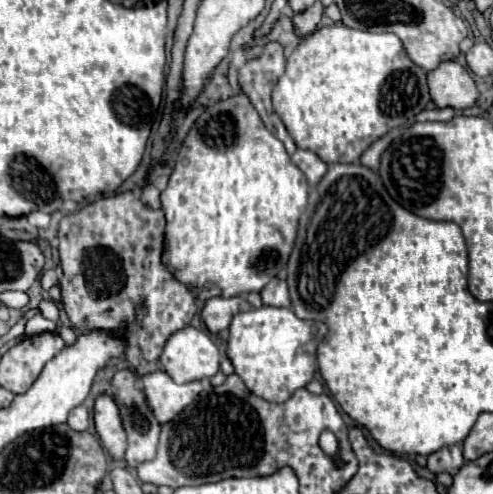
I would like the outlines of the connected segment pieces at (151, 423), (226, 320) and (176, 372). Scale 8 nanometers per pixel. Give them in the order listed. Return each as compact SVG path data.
M121 369L111 377L111 387L113 387L113 397L115 403L119 407L119 417L123 421L123 429L127 433L129 445L127 445L127 453L125 453L125 461L131 469L135 469L139 463L149 461L155 457L155 449L157 449L157 439L161 433L161 423L155 419L153 409L147 403L147 397L143 393L143 389L137 387L137 373L133 369Z
M237 295L237 297L213 297L205 303L203 307L203 321L209 329L209 333L219 333L219 331L225 331L233 319L235 313L241 313L241 311L247 311L251 309L249 301L243 297L243 295Z
M187 325L167 339L159 365L175 383L209 379L219 371L219 349L205 331Z

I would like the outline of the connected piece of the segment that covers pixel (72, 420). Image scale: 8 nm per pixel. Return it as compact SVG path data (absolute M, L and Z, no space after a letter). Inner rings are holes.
M79 405L71 411L69 419L67 419L67 425L75 431L85 431L89 427L89 411L85 405Z

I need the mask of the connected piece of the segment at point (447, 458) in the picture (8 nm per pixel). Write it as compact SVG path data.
M461 445L441 447L439 451L435 451L427 457L427 469L431 473L441 473L441 471L455 473L463 463L465 463L465 459L463 459Z

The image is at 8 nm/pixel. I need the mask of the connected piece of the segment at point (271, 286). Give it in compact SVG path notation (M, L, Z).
M273 277L263 289L261 289L261 297L263 297L263 305L275 305L275 307L289 307L289 291L287 291L287 283L279 277Z

